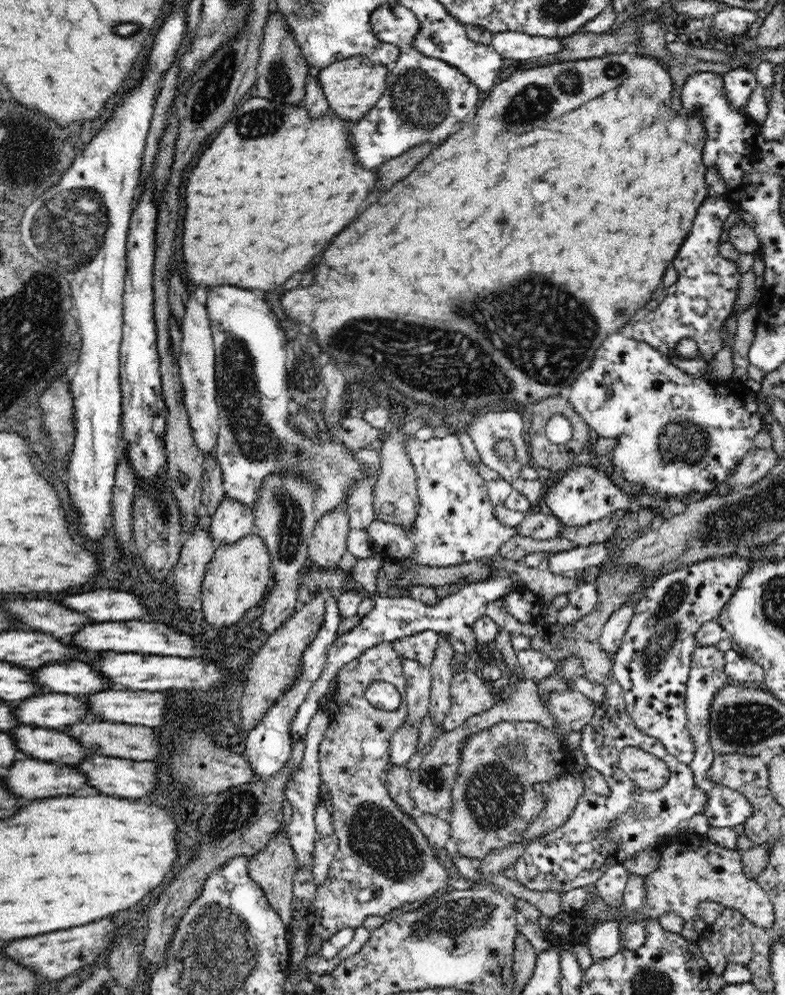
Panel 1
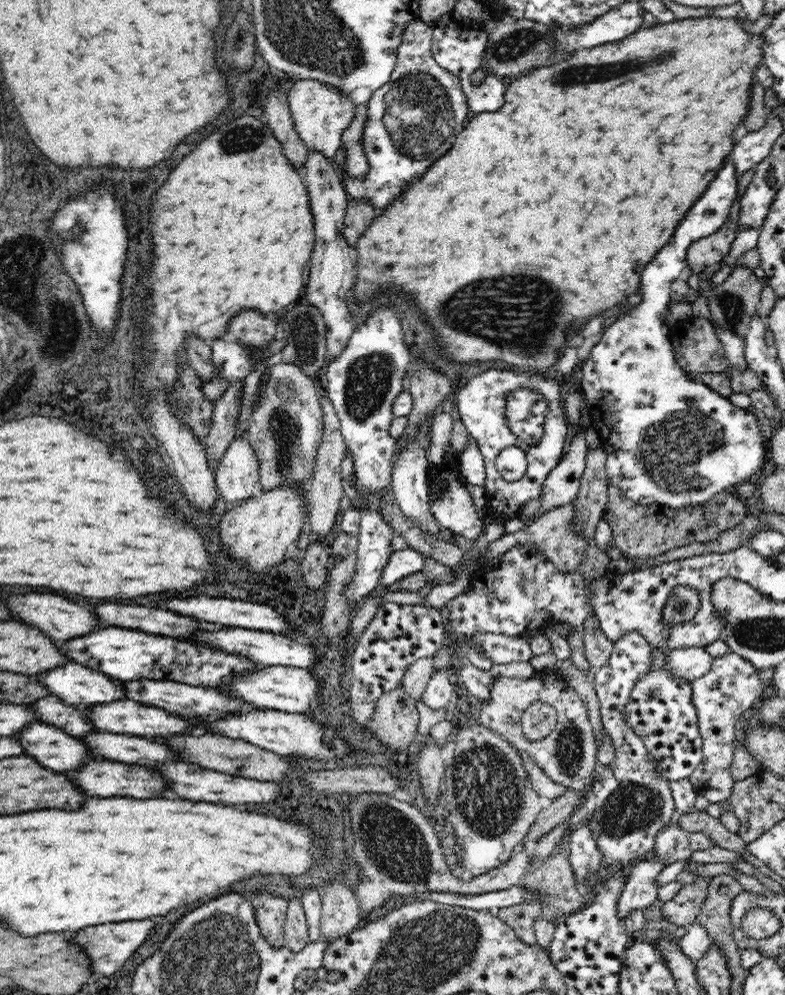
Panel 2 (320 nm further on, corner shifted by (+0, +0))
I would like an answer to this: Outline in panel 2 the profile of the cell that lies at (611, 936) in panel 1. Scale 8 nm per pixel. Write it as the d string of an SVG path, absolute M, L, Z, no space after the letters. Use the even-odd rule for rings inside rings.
M654 854L640 858L634 862L632 871L625 884L619 901L620 922L626 918L630 912L641 910L651 906L659 896L658 883L656 876L664 870L664 861L658 859Z

